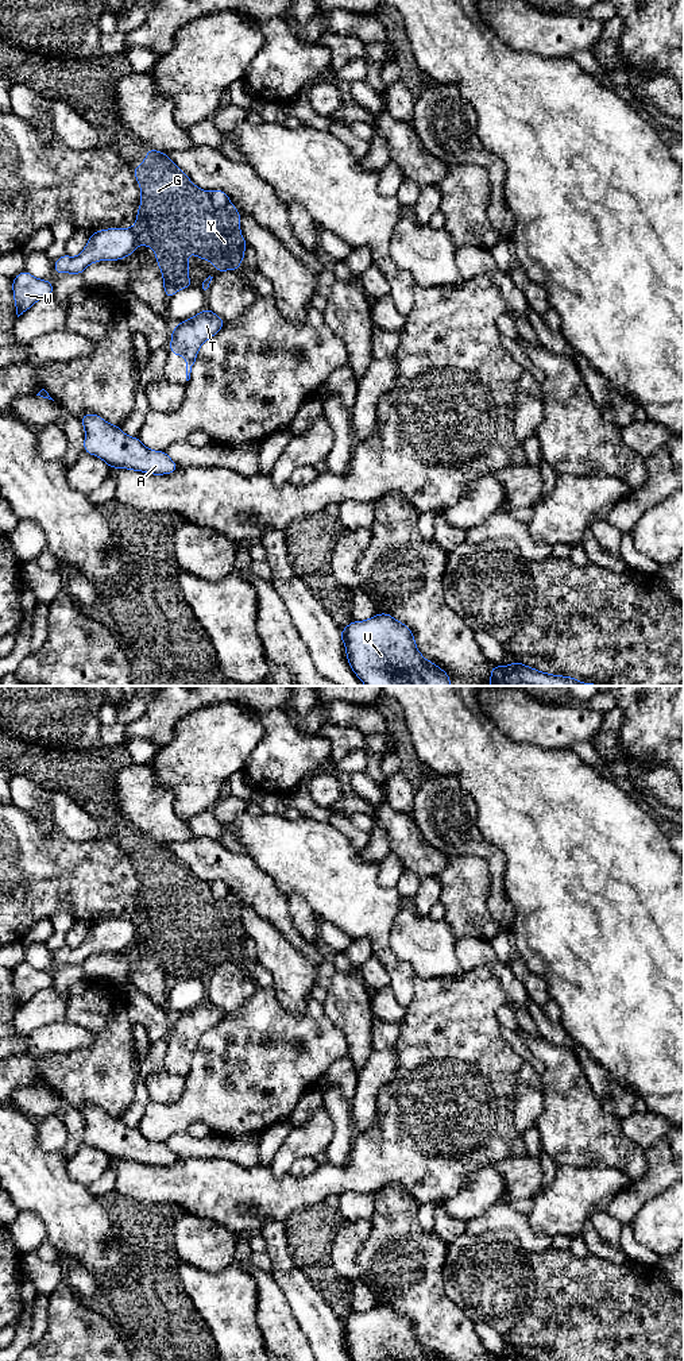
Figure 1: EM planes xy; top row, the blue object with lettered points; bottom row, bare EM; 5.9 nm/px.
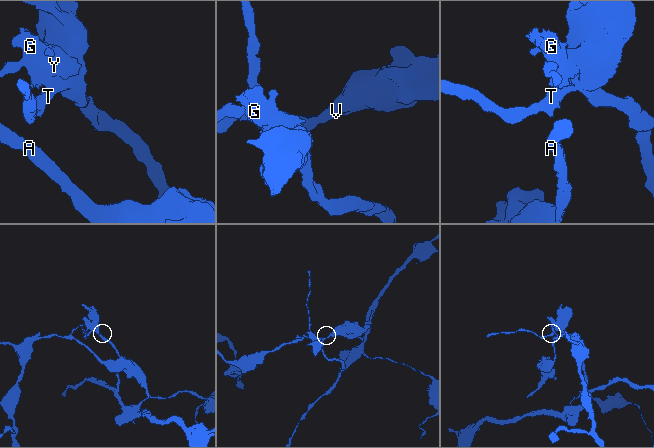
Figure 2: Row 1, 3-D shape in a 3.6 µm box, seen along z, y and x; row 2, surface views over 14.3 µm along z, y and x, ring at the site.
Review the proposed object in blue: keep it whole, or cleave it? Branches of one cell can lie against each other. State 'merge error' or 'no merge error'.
merge error

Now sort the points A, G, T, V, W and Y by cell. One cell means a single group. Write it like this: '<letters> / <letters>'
A V W / G T Y

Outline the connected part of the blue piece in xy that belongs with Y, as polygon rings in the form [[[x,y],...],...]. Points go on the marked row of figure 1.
[[[155,149],[147,150],[144,161],[135,166],[134,176],[140,186],[142,203],[136,213],[136,223],[131,230],[138,244],[155,251],[167,300],[181,289],[194,286],[188,277],[188,269],[192,265],[188,261],[190,251],[197,258],[212,262],[217,273],[240,269],[248,243],[240,232],[240,213],[224,190],[200,189],[169,158],[167,153]]]

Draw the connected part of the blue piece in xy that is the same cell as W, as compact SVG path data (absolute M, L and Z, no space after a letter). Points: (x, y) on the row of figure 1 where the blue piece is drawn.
M23 270L12 279L13 301L18 317L45 297L53 296L51 281L39 279Z

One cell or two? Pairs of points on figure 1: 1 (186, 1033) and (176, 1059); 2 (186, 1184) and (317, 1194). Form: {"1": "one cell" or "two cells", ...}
{"1": "one cell", "2": "one cell"}

